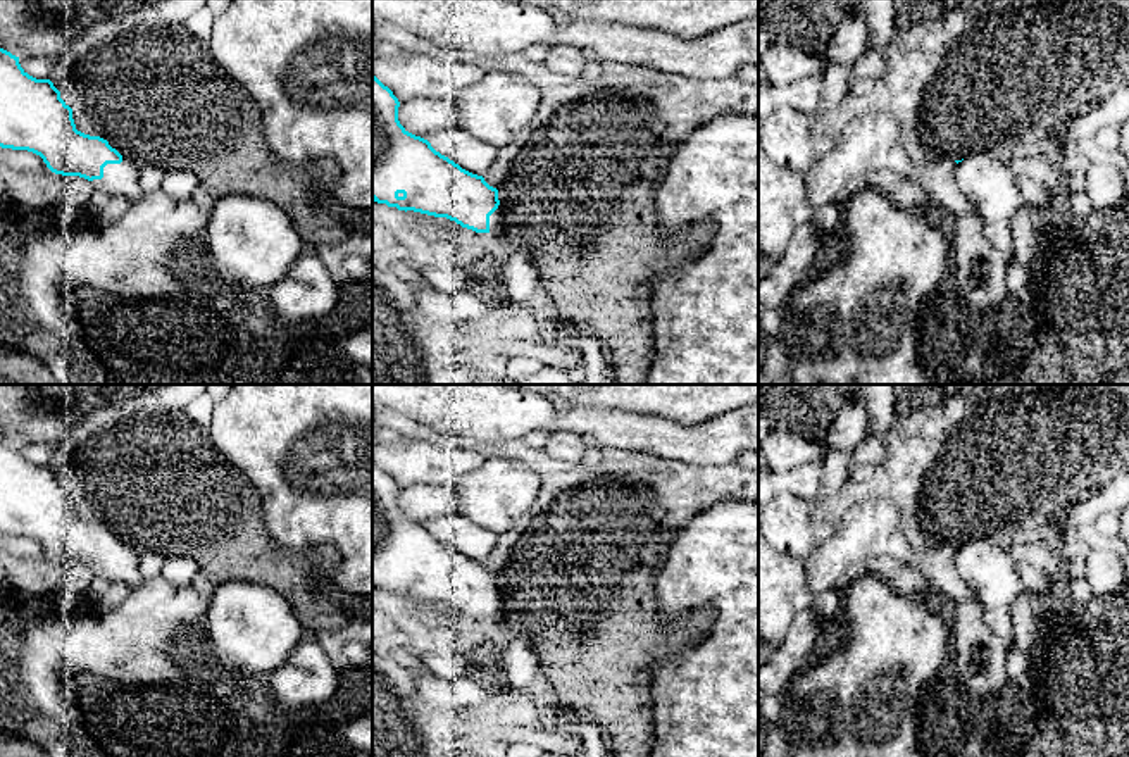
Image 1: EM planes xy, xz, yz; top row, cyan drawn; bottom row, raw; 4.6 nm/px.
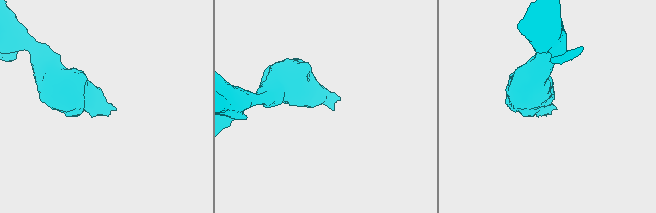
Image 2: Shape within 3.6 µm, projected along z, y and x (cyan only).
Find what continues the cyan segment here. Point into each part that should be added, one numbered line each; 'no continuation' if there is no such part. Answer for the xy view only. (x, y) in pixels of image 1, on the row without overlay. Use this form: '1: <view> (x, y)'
1: xy (121, 564)

